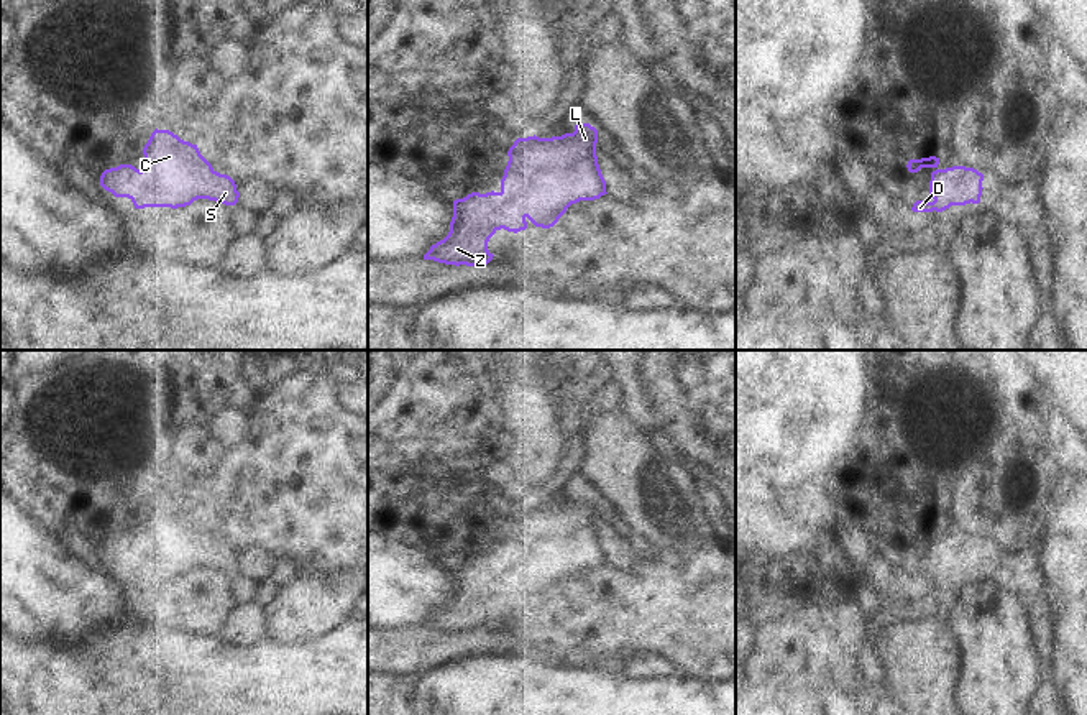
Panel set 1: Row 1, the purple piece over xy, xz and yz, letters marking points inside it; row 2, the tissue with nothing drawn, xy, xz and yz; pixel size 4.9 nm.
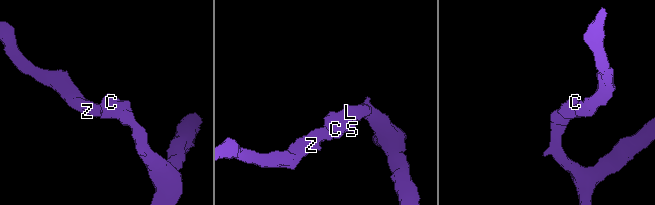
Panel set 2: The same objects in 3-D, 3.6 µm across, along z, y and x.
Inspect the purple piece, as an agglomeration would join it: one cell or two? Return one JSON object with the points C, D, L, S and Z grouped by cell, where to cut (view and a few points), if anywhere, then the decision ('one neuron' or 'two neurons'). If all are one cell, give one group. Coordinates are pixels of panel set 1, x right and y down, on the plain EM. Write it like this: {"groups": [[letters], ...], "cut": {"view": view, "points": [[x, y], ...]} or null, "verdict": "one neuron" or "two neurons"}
{"groups": [["C", "D", "L", "S", "Z"]], "cut": null, "verdict": "one neuron"}

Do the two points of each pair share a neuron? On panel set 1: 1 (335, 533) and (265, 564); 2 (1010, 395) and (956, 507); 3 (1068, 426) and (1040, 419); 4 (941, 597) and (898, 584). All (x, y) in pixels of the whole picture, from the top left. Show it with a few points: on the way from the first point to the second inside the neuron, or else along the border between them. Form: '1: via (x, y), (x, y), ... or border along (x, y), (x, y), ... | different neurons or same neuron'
1: border along (273, 558), (258, 548), (248, 548), (238, 559) | different neurons
2: via (997, 423), (987, 452), (963, 479) | same neuron
3: border along (1051, 396), (1054, 421), (1048, 431) | different neurons
4: via (931, 595), (908, 594) | same neuron

